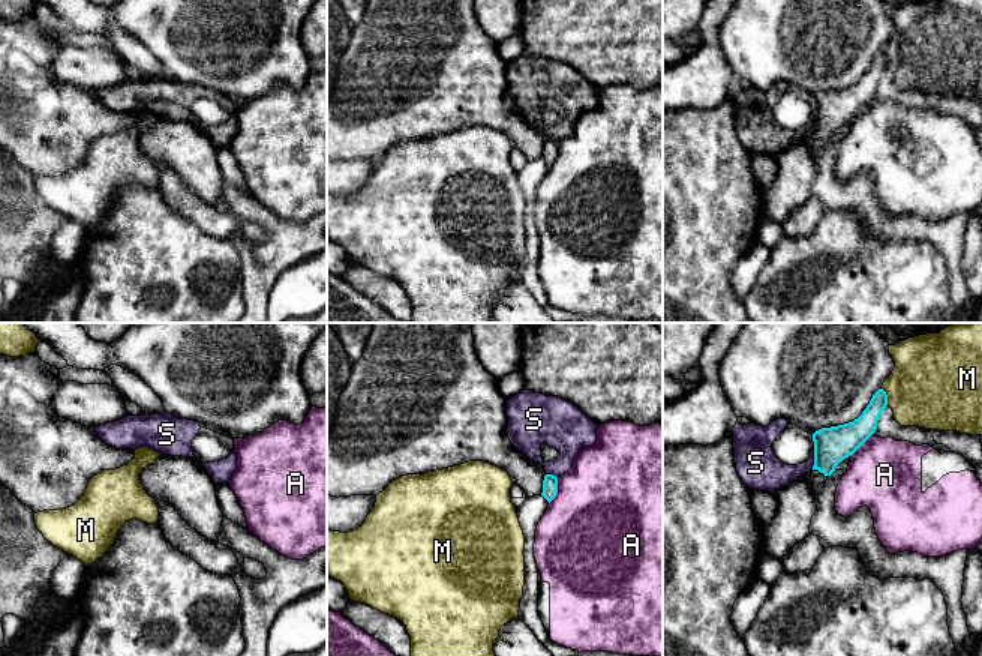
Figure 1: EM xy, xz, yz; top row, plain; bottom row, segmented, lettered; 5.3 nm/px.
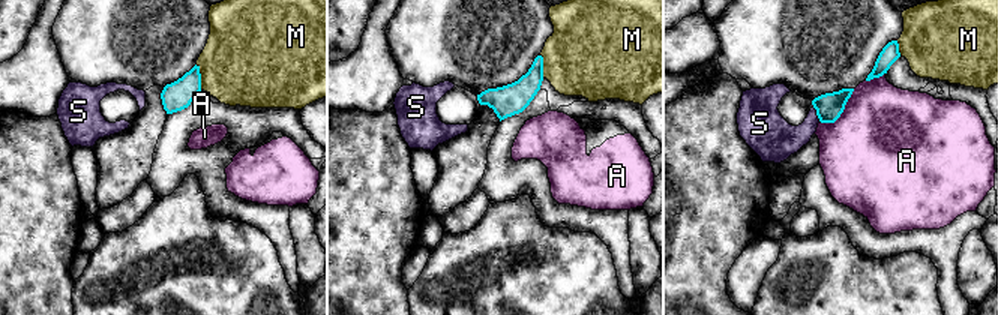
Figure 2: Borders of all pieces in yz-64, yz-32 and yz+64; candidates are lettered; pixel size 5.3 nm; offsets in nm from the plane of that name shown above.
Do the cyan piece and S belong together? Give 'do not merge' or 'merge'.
merge

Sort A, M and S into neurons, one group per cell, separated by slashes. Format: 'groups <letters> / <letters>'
groups A / M / S

